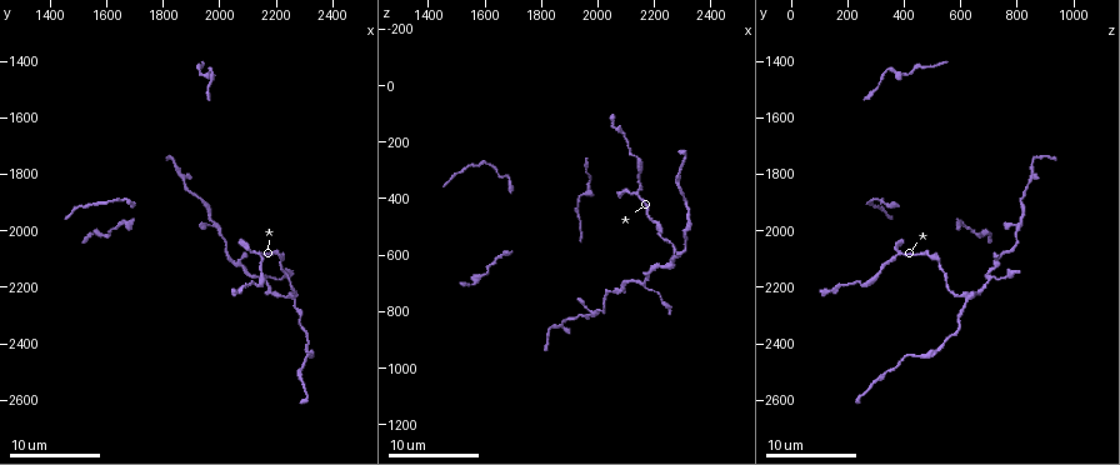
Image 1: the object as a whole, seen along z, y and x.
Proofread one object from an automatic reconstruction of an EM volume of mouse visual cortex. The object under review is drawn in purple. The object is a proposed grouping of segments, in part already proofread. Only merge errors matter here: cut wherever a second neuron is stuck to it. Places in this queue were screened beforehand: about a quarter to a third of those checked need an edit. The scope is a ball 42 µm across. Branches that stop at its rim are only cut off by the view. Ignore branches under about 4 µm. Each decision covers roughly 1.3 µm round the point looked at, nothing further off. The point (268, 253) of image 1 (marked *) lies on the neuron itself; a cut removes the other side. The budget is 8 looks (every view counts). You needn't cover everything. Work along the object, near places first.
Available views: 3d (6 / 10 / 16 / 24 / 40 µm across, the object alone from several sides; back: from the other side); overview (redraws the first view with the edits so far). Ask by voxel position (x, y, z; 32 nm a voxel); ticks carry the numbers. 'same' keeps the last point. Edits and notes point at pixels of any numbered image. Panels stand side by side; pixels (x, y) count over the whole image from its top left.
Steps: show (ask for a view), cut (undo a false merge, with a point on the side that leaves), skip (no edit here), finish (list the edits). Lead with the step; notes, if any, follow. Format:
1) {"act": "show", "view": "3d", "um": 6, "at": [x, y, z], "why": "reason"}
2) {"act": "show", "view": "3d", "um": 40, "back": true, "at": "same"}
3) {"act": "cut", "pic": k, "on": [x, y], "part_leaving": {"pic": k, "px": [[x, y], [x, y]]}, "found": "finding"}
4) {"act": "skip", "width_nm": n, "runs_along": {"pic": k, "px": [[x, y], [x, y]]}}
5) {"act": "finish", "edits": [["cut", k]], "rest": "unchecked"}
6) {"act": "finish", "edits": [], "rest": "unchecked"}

{"act": "show", "view": "3d", "um": 10, "at": [2130, 2070, 380], "why": "three-way junction"}

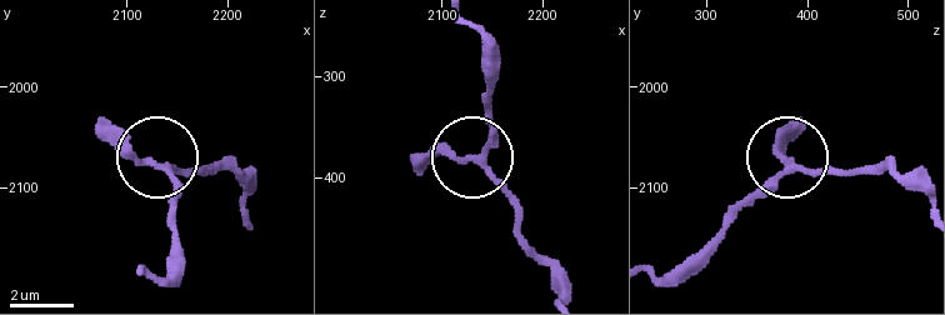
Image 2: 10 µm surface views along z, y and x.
{"act": "skip", "side_arm_um": 12, "runs_along": {"pic": 2, "px": [[825, 168], [784, 168], [718, 236]]}, "found": "all the same neuron"}

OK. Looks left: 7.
{"act": "show", "view": "3d", "um": 10, "at": [2160, 2170, 720], "why": "branch point"}

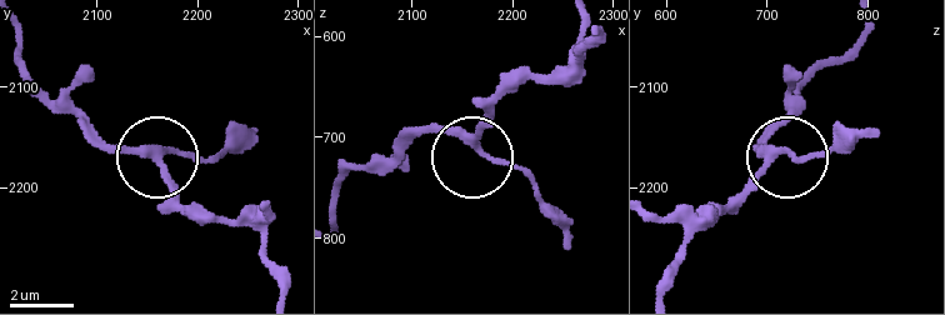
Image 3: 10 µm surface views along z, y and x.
{"act": "show", "view": "3d", "um": 10, "back": true, "at": [2164, 2164, 712]}

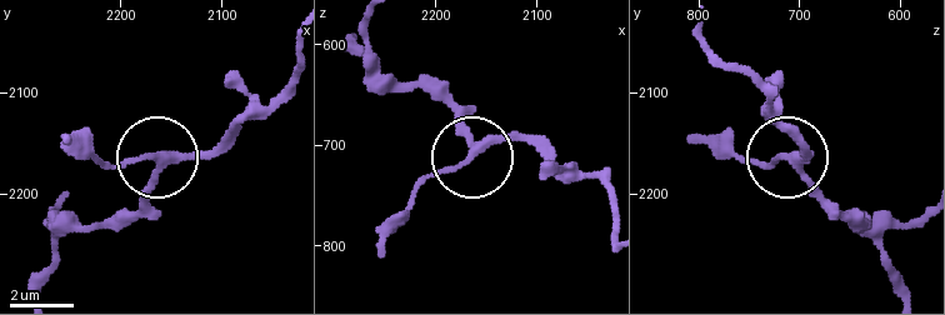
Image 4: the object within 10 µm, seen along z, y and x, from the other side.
{"act": "skip", "arms": 3, "runs_along": {"pic": 4, "px": [[920, 218], [861, 225], [794, 155], [745, 161]]}, "found": "one neuron here"}

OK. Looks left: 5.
{"act": "show", "view": "3d", "um": 16, "at": [2270, 2250, 630], "why": "four arms meet"}

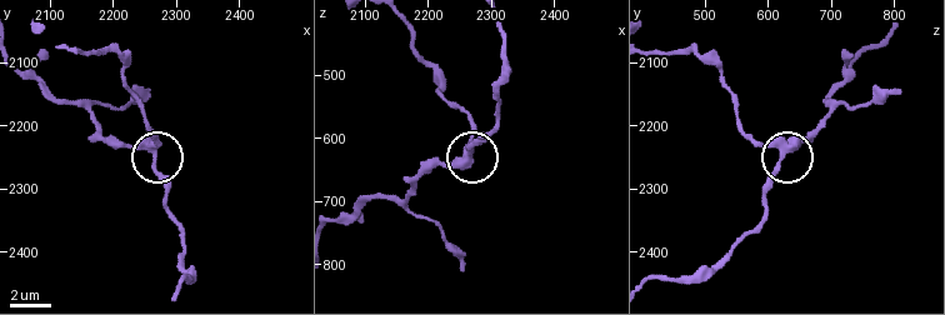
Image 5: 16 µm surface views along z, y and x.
{"act": "skip", "width_nm": 350, "runs_along": {"pic": 5, "px": [[94, 50], [118, 54], [168, 189]]}, "found": "all the same neuron"}

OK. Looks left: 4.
{"act": "show", "view": "3d", "um": 6, "at": [2140, 2200, 240], "why": "thick turns thin"}

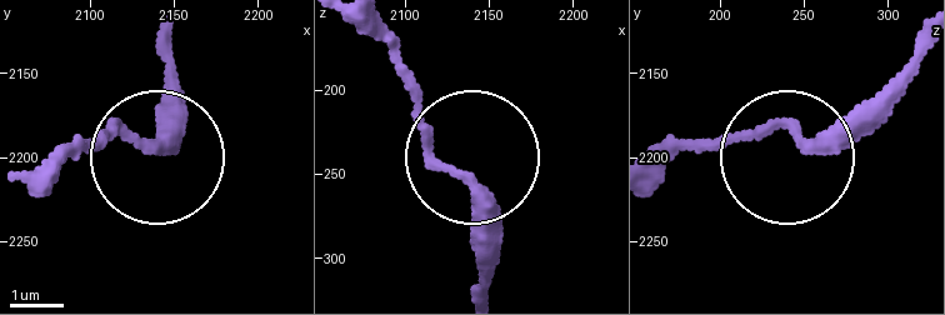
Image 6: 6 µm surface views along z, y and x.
{"act": "show", "view": "3d", "um": 6, "back": true, "at": [2132, 2190, 250], "why": "from behind"}

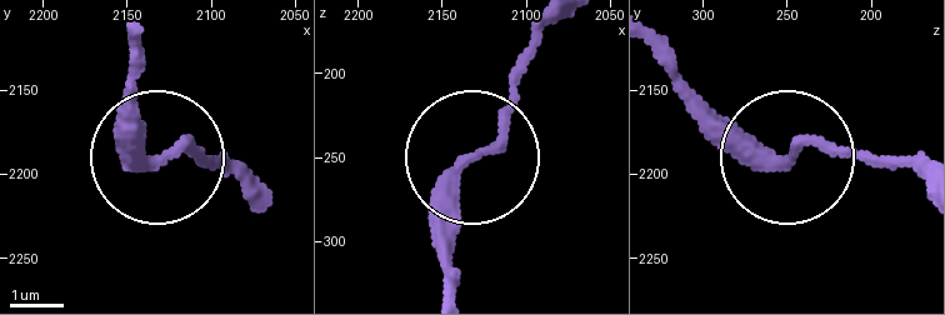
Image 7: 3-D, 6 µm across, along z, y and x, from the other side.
{"act": "skip", "found": "continuous, no second neuron"}

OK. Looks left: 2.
{"act": "finish", "edits": [], "rest": "unchecked"}

